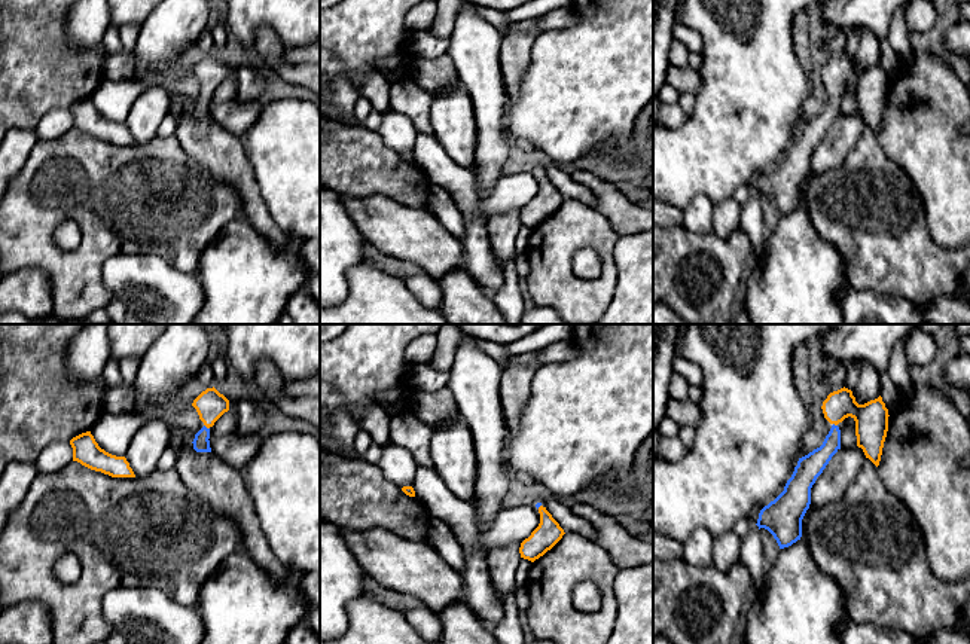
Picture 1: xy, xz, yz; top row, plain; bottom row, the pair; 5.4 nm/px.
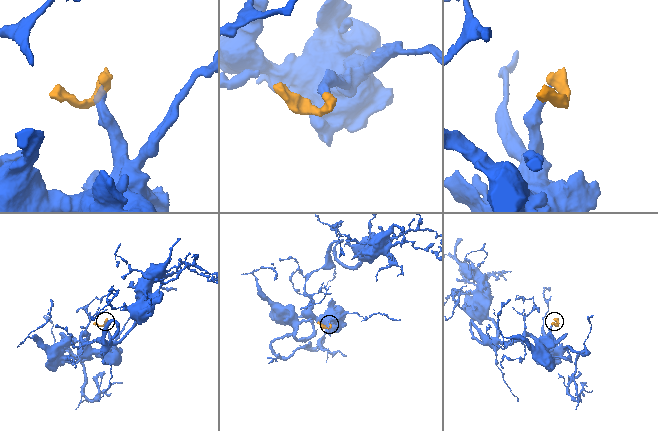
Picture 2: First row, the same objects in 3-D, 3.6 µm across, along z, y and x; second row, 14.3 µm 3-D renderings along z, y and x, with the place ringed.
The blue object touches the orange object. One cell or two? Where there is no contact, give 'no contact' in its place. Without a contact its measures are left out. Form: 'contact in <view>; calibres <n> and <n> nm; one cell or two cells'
contact in xy; calibres 90 and 160 nm; one cell

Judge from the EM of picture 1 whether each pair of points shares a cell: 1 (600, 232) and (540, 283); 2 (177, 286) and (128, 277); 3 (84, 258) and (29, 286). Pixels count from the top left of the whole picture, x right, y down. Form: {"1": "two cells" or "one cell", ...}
{"1": "one cell", "2": "one cell", "3": "two cells"}

